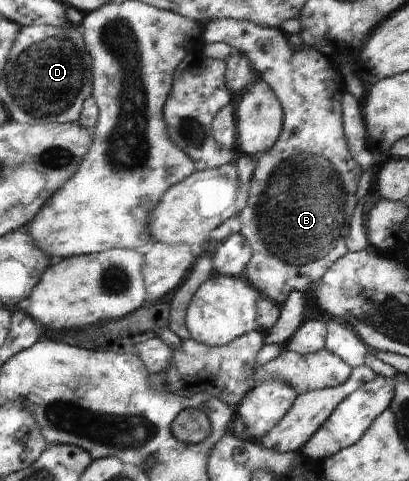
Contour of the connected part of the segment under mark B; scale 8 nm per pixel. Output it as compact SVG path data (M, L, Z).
M231 18L212 20L203 30L202 39L203 43L206 44L227 43L227 45L232 48L233 53L245 55L245 59L247 59L250 65L255 69L257 77L265 81L265 83L273 89L273 93L275 93L284 112L283 131L281 131L281 136L277 139L277 143L275 143L271 149L267 149L265 153L256 158L257 168L255 169L255 173L253 173L253 177L251 177L251 180L248 182L248 199L246 205L239 213L239 219L241 221L241 231L239 234L247 239L247 243L249 243L252 251L251 259L249 259L249 263L247 263L245 269L243 269L243 277L254 289L257 289L257 291L261 293L263 298L269 299L271 303L282 307L292 291L299 291L301 293L307 292L310 289L309 286L311 283L319 282L327 272L327 269L329 269L335 261L338 261L343 257L345 253L348 253L345 241L347 235L349 235L351 217L355 212L355 205L357 205L357 177L361 175L362 171L357 162L351 157L343 129L341 99L345 92L344 90L346 90L342 81L344 79L344 69L339 69L337 61L329 61L329 57L324 56L316 47L294 47L288 43L286 34L282 30L263 27L263 25L253 24L247 20L235 20Z

